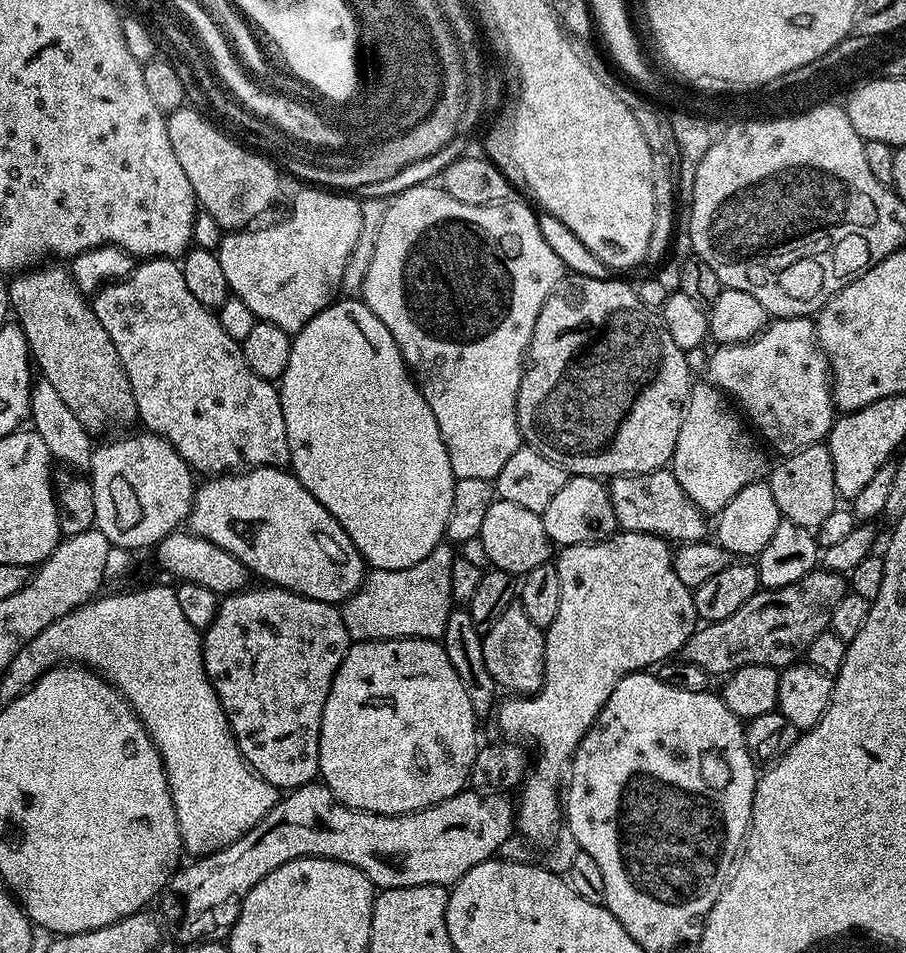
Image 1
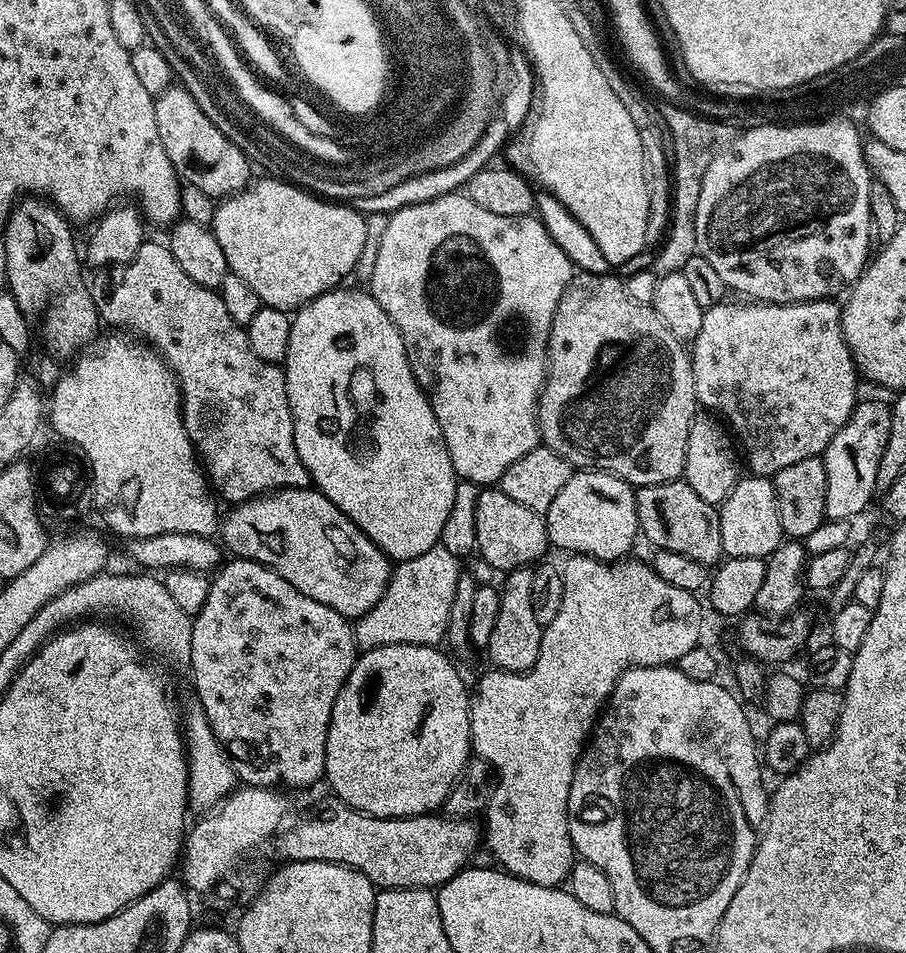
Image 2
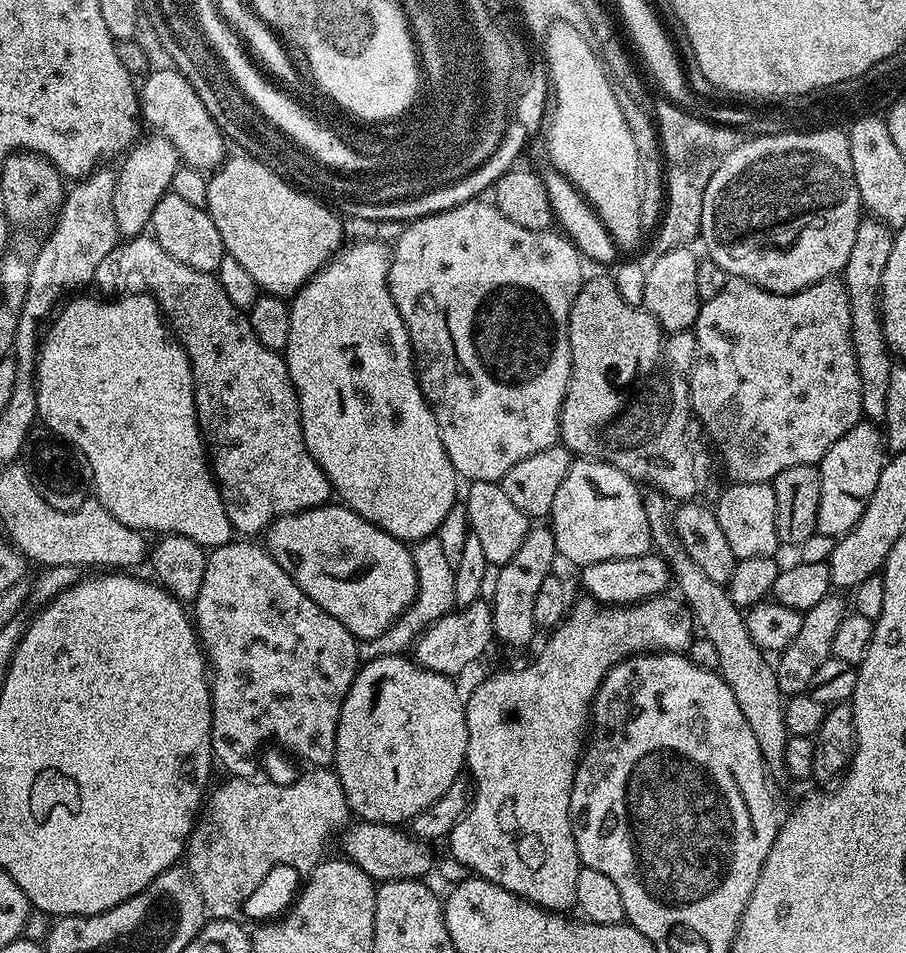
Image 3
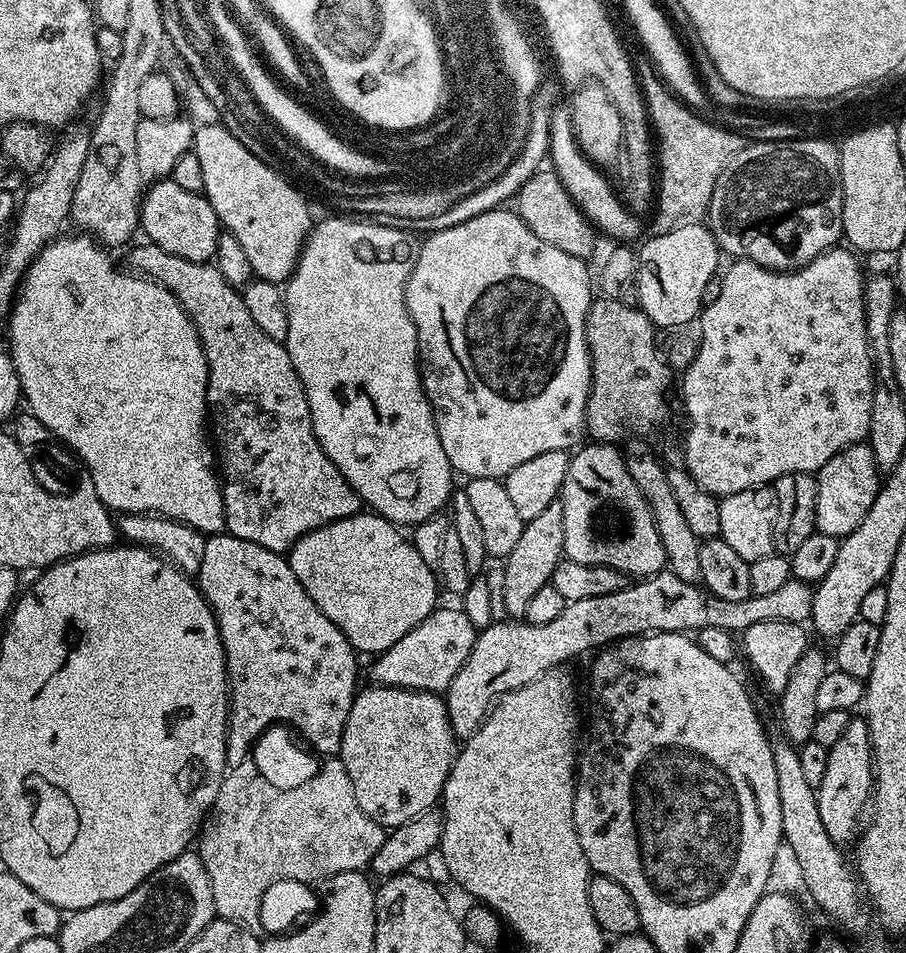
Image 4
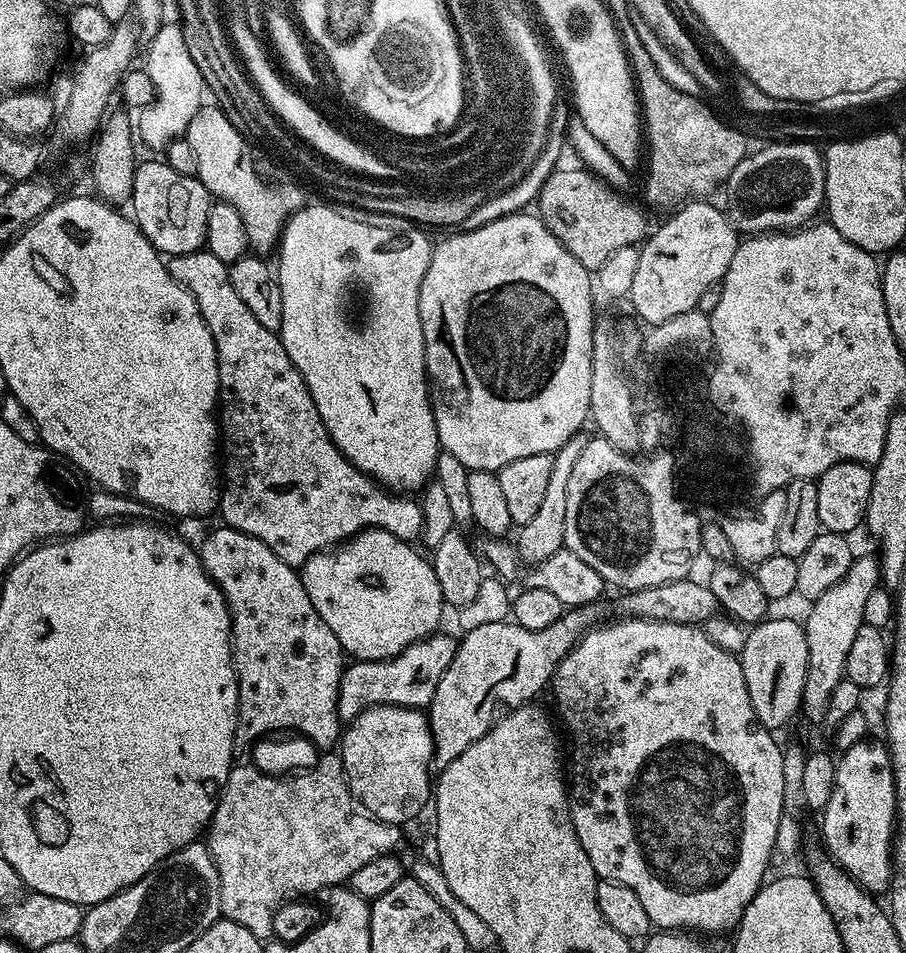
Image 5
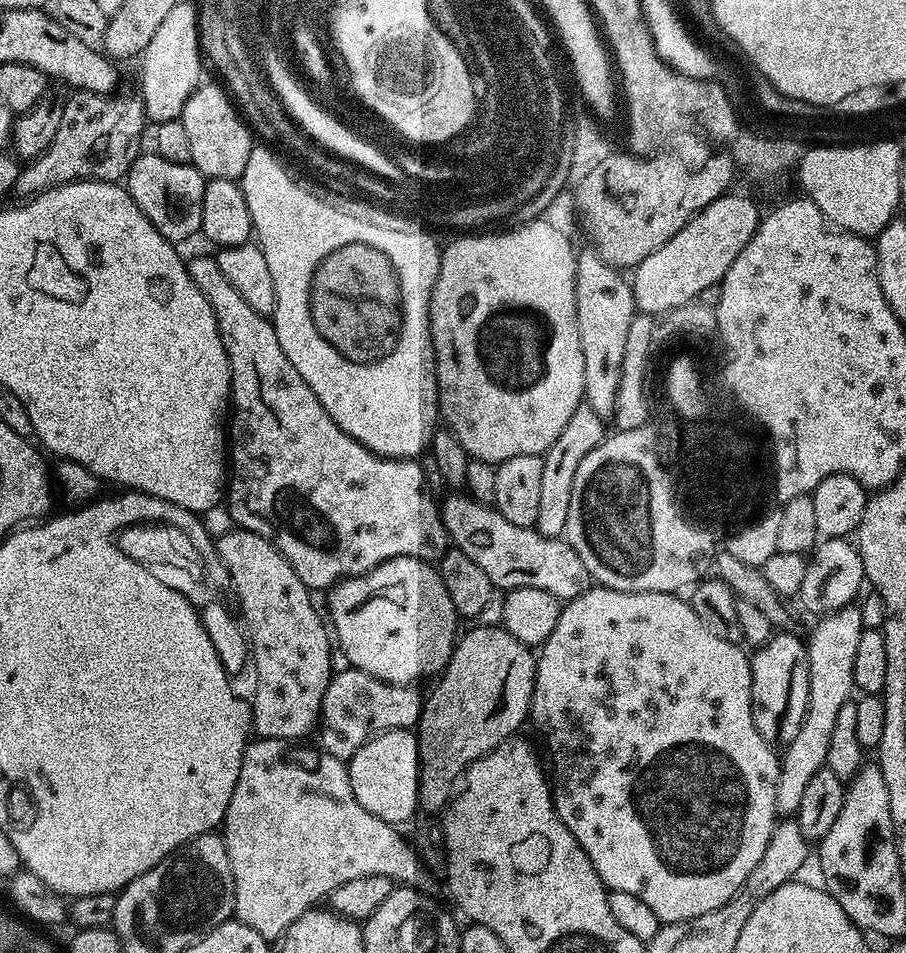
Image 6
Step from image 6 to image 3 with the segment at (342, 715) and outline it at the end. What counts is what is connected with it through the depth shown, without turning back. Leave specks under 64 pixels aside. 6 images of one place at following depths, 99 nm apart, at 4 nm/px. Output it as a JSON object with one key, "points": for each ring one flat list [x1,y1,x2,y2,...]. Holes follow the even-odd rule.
{"points":[[481,598,475,600,470,606,465,608,456,608,453,611,446,613,446,615,438,618,433,624,429,625,427,629,414,643,414,659,417,664,422,665,423,668,434,670,443,676,451,676,453,678,459,677,459,672,464,672,484,651,488,648,488,643,493,643,494,629,492,626,492,606,487,599]]}

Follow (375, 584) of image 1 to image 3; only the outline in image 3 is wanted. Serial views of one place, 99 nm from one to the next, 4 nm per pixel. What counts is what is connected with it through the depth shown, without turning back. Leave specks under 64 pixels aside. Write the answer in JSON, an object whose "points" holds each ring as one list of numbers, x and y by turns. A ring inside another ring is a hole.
{"points":[[428,536,424,540,417,541,412,548,412,561,415,563,416,570,414,600,408,609,399,616,398,620,387,628,382,635,376,639,361,641,357,645,356,657,361,663,368,663,378,657,405,653,429,625,446,613,453,611,455,607,454,565,447,561,441,540,436,536]]}

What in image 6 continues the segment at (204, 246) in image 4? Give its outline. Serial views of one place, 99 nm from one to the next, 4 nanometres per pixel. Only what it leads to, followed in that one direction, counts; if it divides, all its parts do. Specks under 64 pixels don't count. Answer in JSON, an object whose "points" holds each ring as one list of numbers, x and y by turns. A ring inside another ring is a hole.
{"points":[[155,154,137,156,126,177,128,193,134,198,138,210,150,218,158,234,173,242,182,242,190,234,200,231,205,183,204,175,191,164,166,162,166,158]]}

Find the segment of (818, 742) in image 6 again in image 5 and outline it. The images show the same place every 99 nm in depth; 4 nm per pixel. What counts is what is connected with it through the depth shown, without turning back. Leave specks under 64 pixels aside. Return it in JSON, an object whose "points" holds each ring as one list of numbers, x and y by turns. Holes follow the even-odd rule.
{"points":[[857,555,845,576,811,601,812,609,809,610,808,617,803,617,802,620,808,655,806,686,802,690,802,716,806,719,823,721,826,706,830,704,830,694,834,694,834,686,845,679,846,658,850,655,850,646,854,643,858,630,865,623,868,597,881,584,879,559,875,555]]}

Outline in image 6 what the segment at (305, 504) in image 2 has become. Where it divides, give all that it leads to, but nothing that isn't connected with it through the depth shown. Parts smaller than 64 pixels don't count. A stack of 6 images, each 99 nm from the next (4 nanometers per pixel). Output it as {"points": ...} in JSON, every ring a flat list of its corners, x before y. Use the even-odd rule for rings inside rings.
{"points":[[399,556,390,558,360,576,350,576,333,584,328,596,327,619,335,643,344,651,351,667,362,670,387,684,415,685,423,676,435,677,444,671,456,647,458,617,439,571,429,561]]}

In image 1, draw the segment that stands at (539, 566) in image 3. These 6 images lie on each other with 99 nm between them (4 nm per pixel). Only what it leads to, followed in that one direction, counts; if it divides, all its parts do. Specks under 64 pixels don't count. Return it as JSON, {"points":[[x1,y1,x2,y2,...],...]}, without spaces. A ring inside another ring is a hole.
{"points":[[518,606,507,608,494,622,494,626,483,633,484,645,482,646,482,658,486,658,486,670,496,679,501,689,509,688,512,694,535,694,539,692,544,681,544,632]]}

